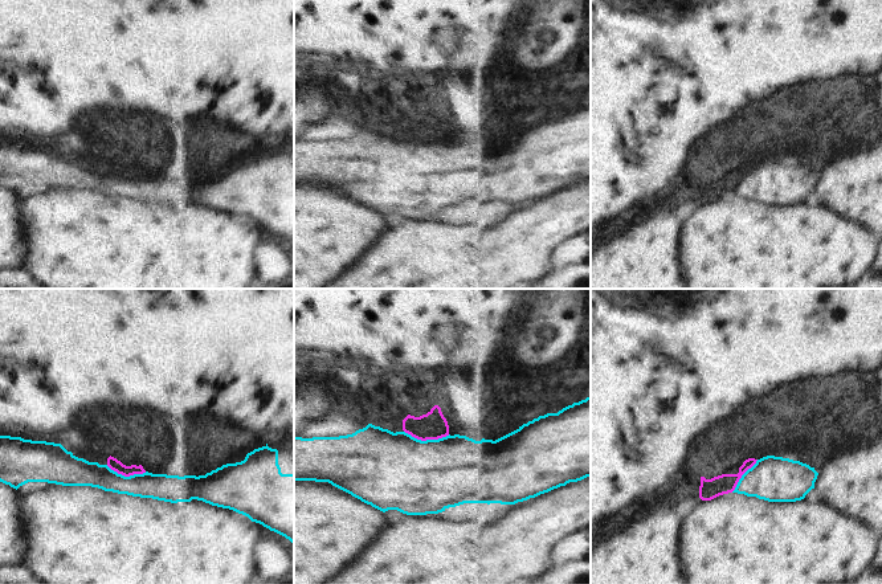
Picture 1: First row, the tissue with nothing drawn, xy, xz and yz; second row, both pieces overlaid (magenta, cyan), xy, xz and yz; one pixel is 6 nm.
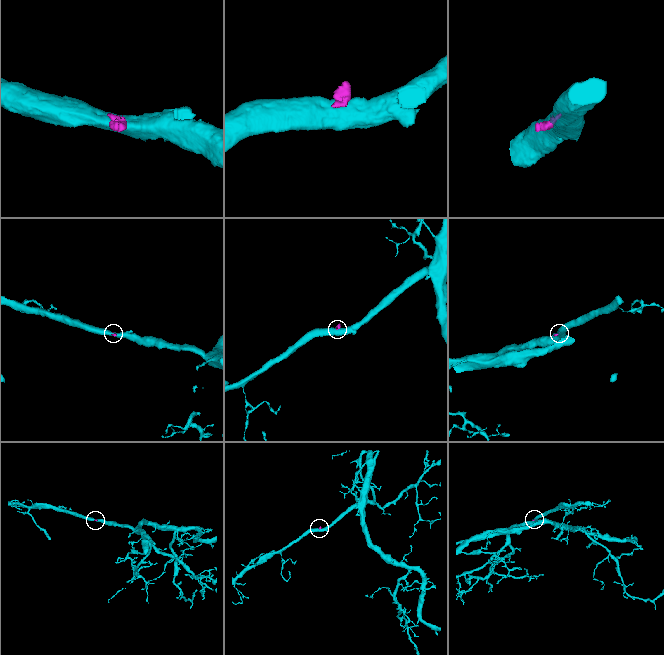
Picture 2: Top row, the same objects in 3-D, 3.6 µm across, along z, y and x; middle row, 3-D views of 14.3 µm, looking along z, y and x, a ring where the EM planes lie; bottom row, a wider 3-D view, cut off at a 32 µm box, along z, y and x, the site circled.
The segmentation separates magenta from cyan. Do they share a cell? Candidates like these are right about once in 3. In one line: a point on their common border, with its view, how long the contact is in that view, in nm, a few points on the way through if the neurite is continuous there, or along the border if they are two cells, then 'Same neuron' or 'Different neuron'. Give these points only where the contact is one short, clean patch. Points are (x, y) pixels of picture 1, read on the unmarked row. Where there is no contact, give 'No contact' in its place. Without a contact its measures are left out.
Touches magenta at xz (427, 142). Shared border 280 nm. Path across: xz (433, 129), (427, 142), (415, 180). Same neuron

